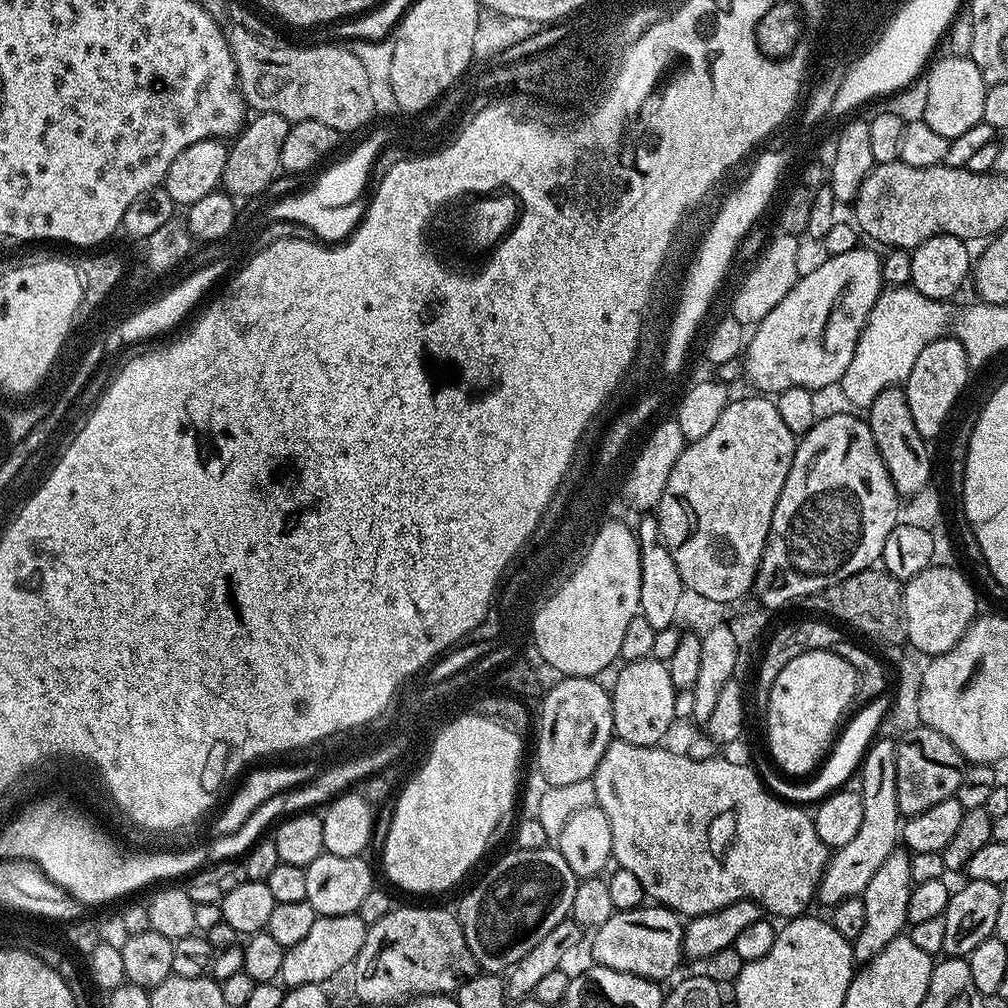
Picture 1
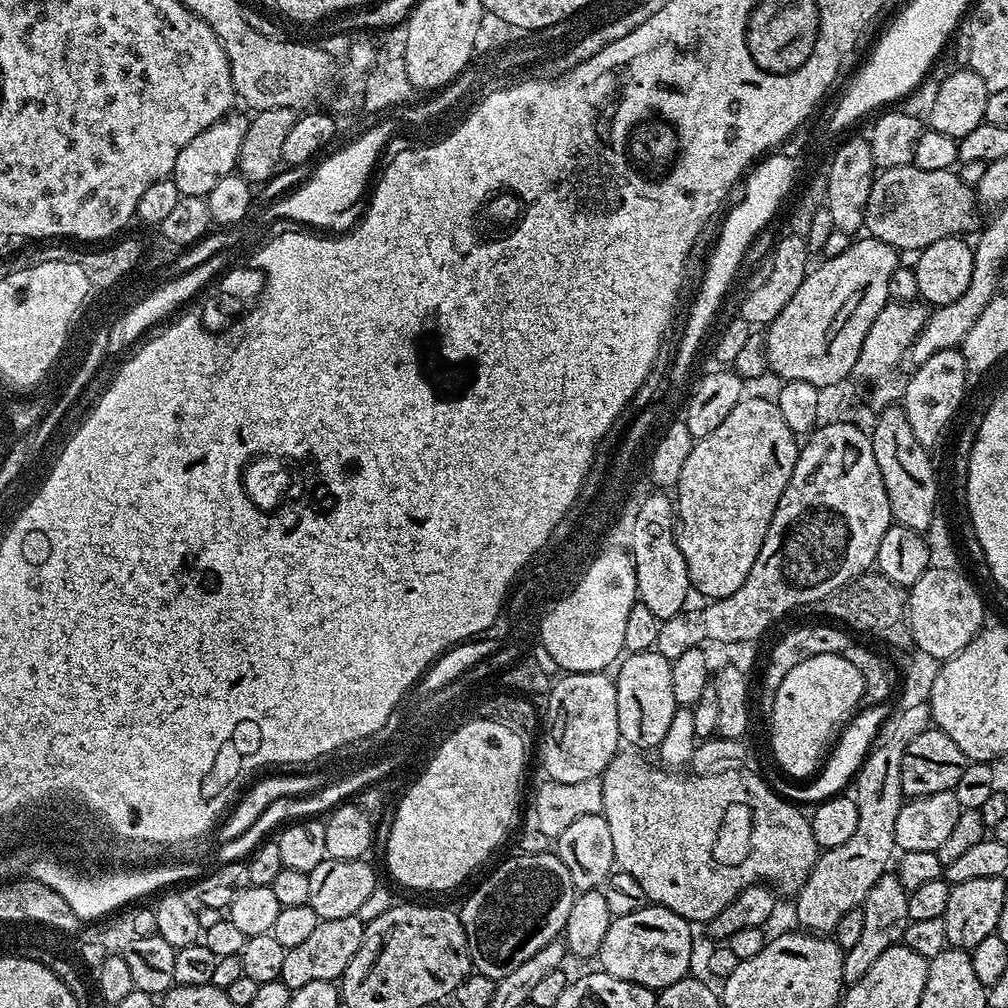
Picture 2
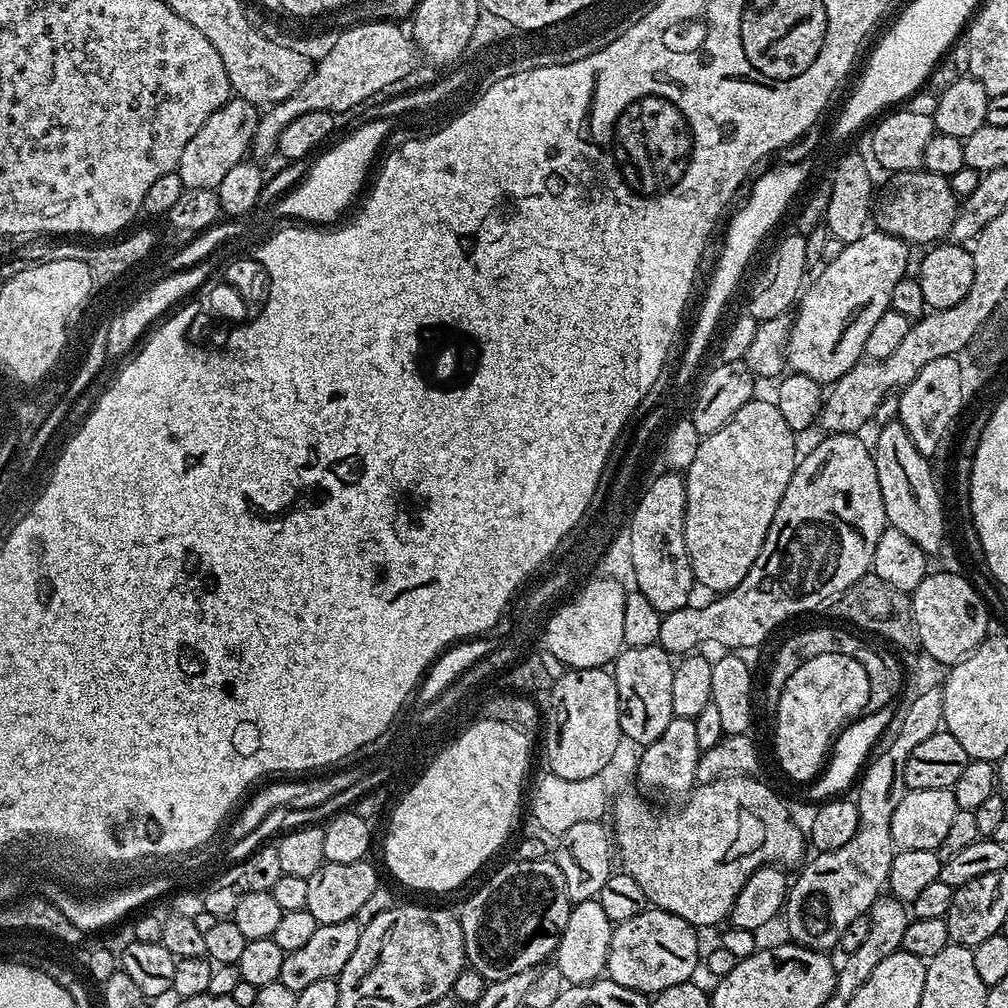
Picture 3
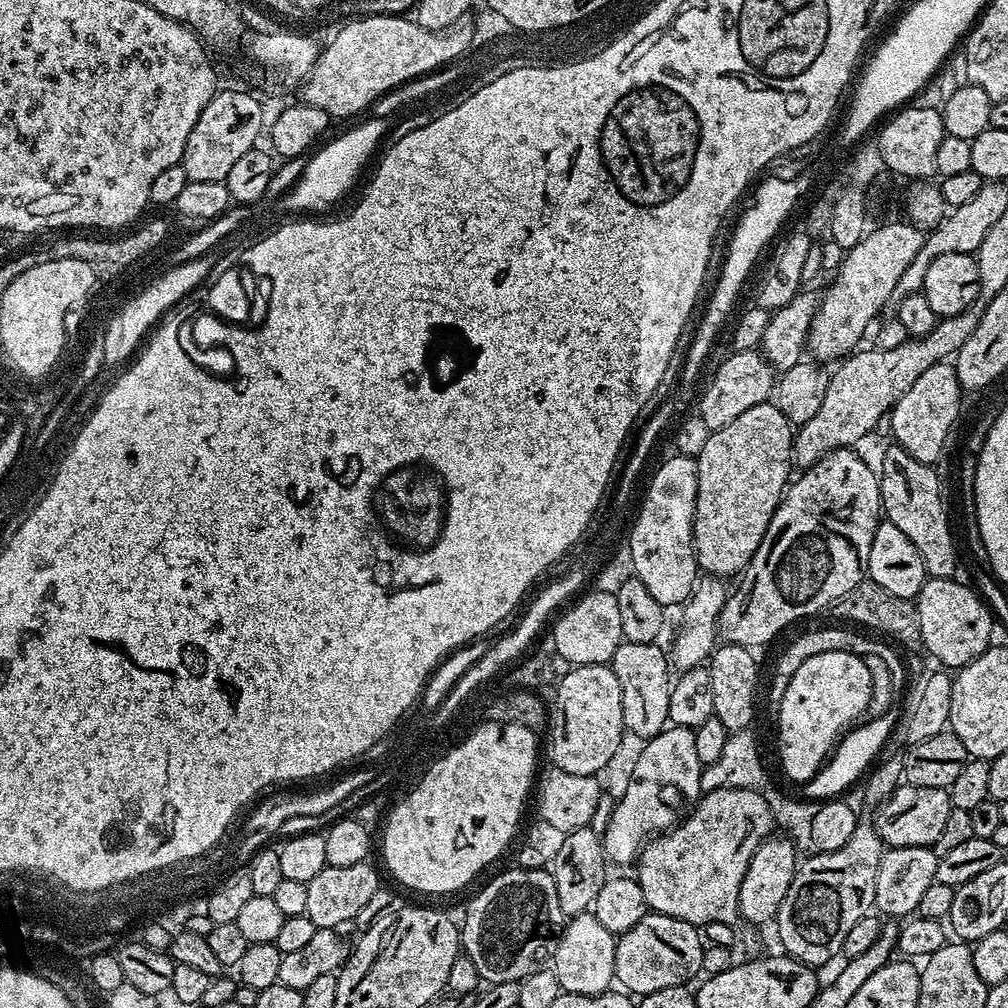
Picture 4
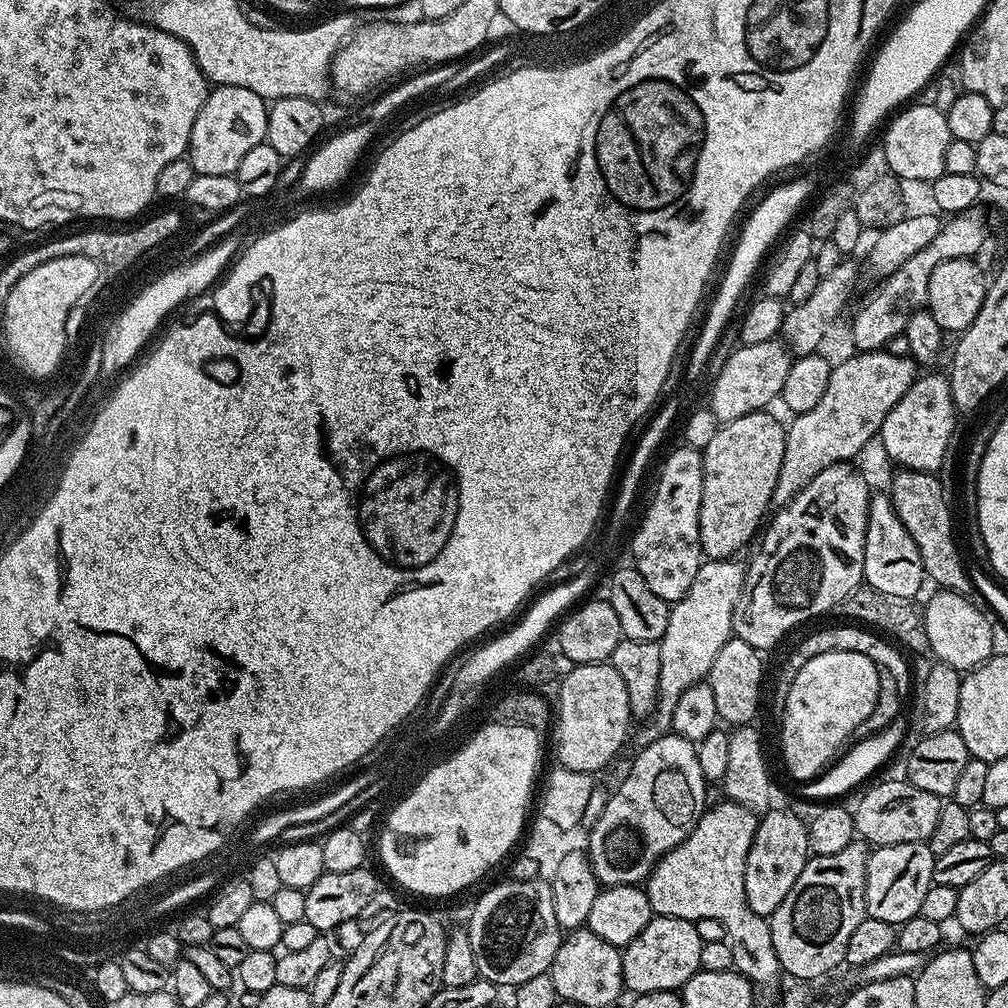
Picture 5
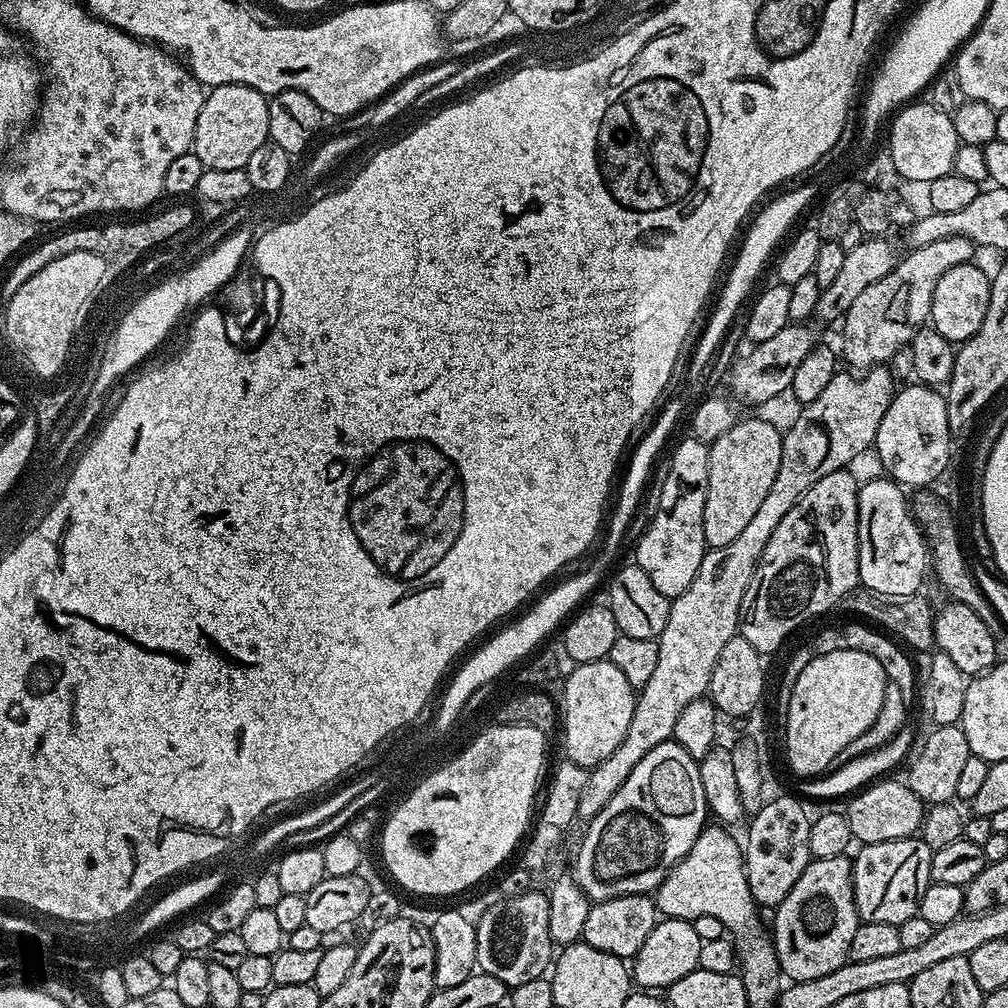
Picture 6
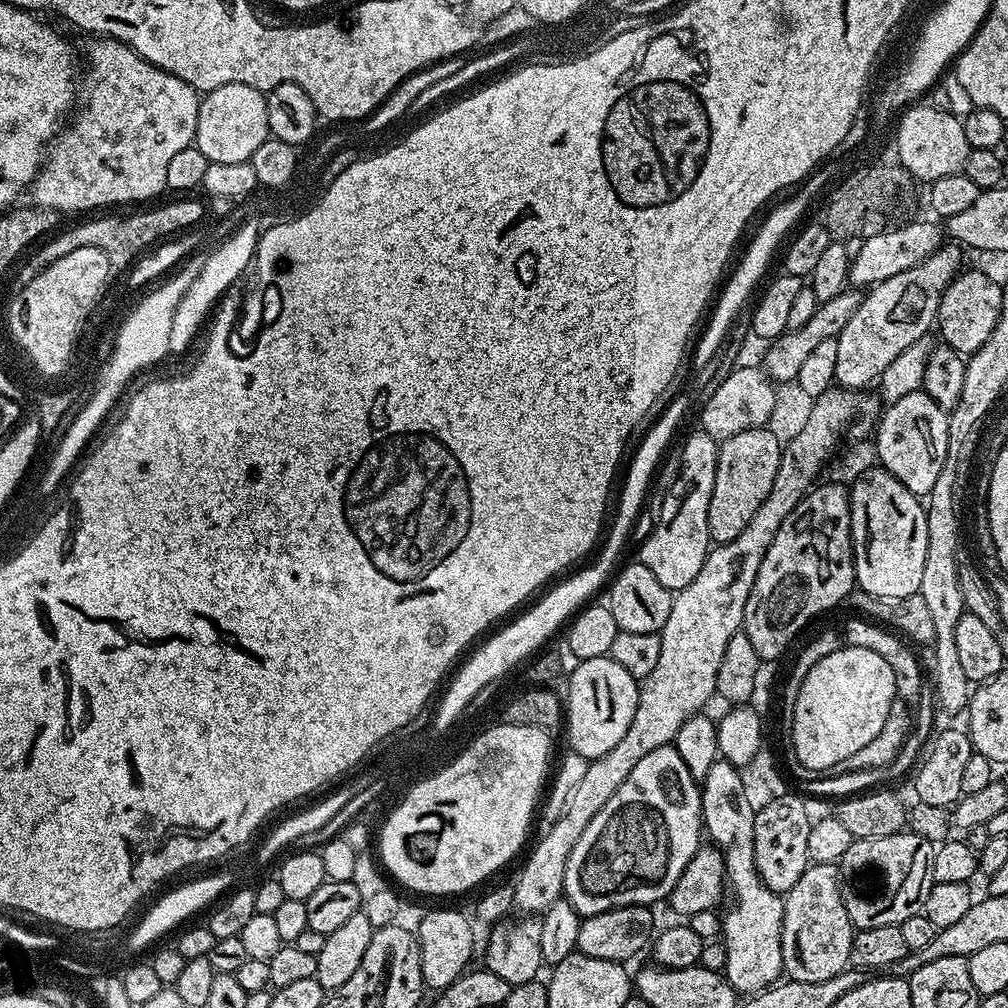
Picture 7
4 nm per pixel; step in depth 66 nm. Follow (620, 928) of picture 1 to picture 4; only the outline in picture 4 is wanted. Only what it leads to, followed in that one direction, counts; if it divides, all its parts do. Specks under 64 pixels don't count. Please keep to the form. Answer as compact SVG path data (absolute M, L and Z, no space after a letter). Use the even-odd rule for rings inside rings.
M649 911L638 926L630 926L630 930L619 933L614 954L615 983L636 998L654 994L654 990L666 990L666 986L687 985L688 979L701 971L705 947L697 925Z

